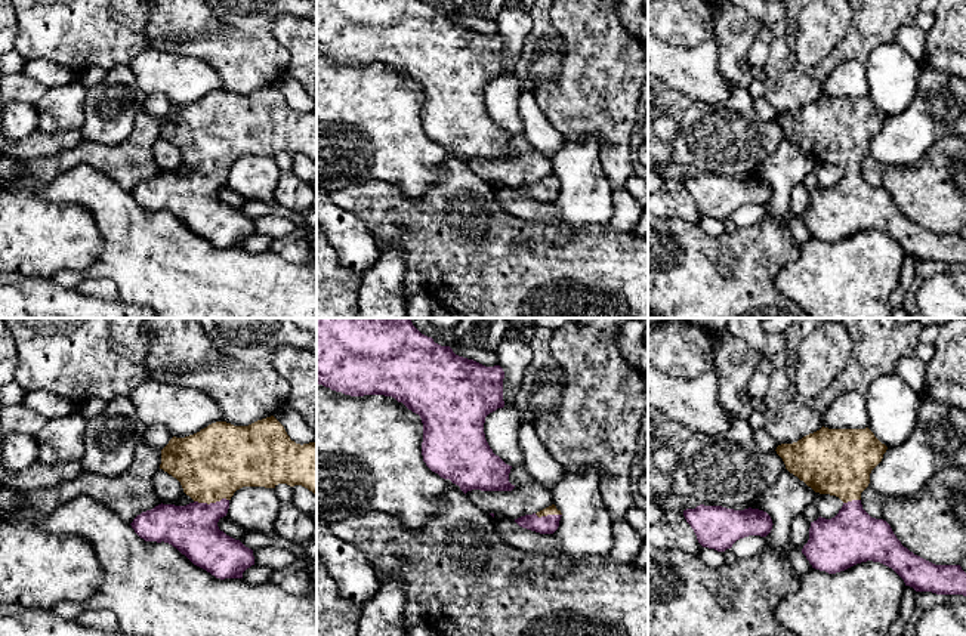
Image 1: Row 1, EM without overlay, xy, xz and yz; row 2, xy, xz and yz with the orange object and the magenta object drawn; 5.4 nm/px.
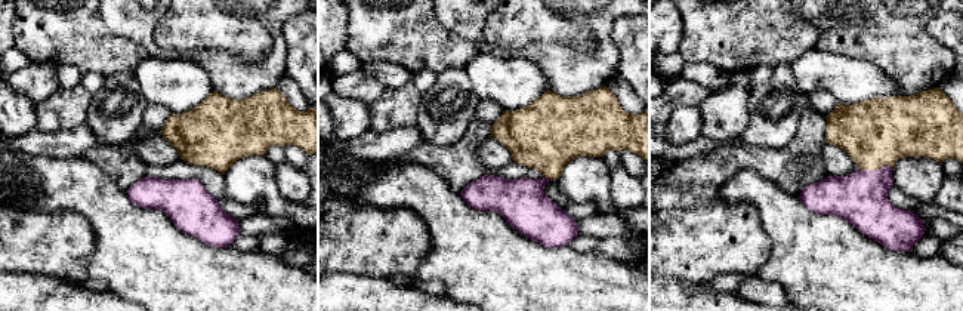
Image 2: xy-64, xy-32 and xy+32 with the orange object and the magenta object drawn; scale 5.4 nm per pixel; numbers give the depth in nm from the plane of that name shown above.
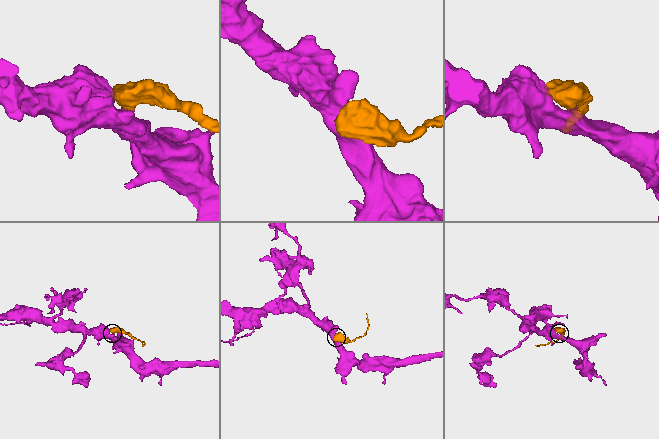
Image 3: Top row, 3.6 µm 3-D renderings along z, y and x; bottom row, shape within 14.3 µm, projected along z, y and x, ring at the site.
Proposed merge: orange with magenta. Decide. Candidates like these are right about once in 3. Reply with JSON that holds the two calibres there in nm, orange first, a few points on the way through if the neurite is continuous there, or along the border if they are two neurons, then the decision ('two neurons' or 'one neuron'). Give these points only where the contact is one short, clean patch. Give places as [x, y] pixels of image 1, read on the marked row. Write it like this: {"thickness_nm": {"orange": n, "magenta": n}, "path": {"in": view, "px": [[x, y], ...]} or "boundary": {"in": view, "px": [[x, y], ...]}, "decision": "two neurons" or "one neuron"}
{"thickness_nm": {"orange": 380, "magenta": 280}, "path": {"in": "xy", "px": [[210, 465], [210, 502], [193, 530]]}, "decision": "one neuron"}

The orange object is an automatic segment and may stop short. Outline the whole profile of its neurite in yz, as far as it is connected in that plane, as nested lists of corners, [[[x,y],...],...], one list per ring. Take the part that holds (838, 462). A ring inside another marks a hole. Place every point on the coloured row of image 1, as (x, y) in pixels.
[[[828,429],[781,444],[777,454],[786,469],[815,493],[843,501],[839,513],[811,522],[802,553],[812,568],[836,574],[873,561],[892,568],[916,592],[966,596],[966,572],[960,565],[935,565],[901,544],[891,525],[871,518],[861,504],[871,470],[888,447],[865,429]]]

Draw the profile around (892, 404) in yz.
[[[892,373],[871,382],[865,392],[868,429],[888,448],[907,441],[919,419],[922,395]]]

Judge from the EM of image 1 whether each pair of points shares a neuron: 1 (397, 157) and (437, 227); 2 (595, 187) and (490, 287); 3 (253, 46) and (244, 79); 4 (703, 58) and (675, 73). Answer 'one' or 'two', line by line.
1: two
2: two
3: one
4: one

